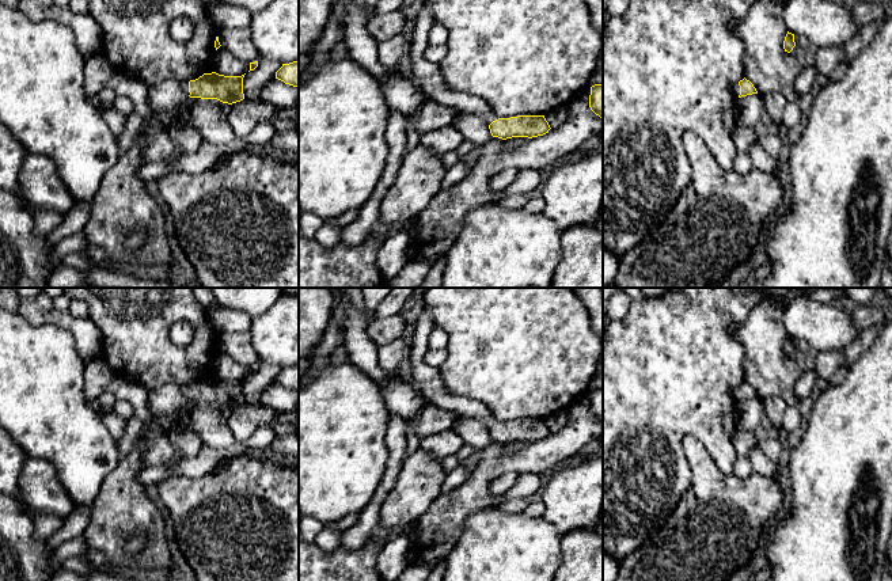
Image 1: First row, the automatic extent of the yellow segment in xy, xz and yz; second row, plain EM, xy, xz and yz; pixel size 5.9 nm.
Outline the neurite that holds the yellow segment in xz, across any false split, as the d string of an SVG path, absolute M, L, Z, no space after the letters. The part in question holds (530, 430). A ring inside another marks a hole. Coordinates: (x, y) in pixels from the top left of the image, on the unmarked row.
M424 307L411 338L410 364L413 367L414 383L428 405L451 410L460 417L483 419L489 428L491 440L502 444L512 441L532 443L549 437L551 432L544 419L498 422L485 403L449 394L444 387L439 368L429 367L424 362L424 357L429 350L428 337L432 329L432 312L428 307Z

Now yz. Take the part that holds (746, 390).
M745 381L733 390L733 396L737 402L758 398L754 388Z

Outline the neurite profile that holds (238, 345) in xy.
M220 333L219 346L242 365L255 367L262 362L253 348L250 333Z

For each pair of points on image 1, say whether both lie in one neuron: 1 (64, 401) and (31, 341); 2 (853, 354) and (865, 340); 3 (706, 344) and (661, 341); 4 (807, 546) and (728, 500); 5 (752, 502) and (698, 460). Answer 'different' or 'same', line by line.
1: same
2: same
3: same
4: different
5: same

